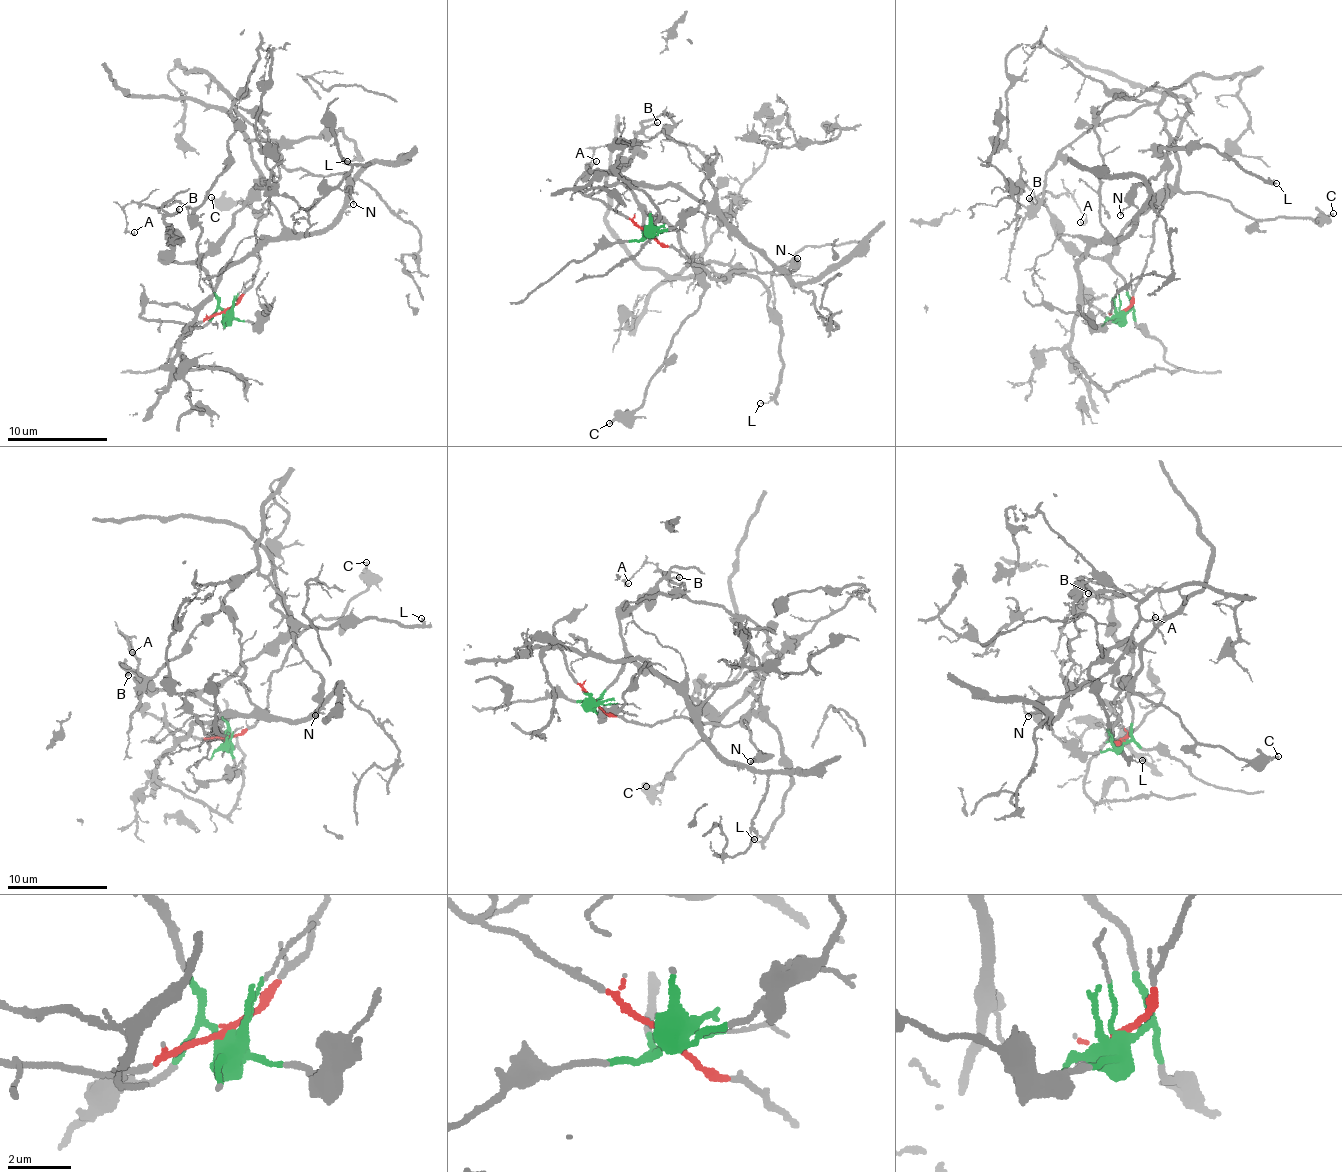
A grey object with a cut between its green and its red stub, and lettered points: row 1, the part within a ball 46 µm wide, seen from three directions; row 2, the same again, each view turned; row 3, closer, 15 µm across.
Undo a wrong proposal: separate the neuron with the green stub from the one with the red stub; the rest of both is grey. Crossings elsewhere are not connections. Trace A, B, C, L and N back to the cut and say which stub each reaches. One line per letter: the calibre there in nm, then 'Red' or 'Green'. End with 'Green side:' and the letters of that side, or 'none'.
A: Thickness 110 nm. Red
B: Thickness 140 nm. Green
C: Thickness 200 nm. Green
L: Thickness 100 nm. Green
N: Thickness 110 nm. Red
Green side: B, C, L

